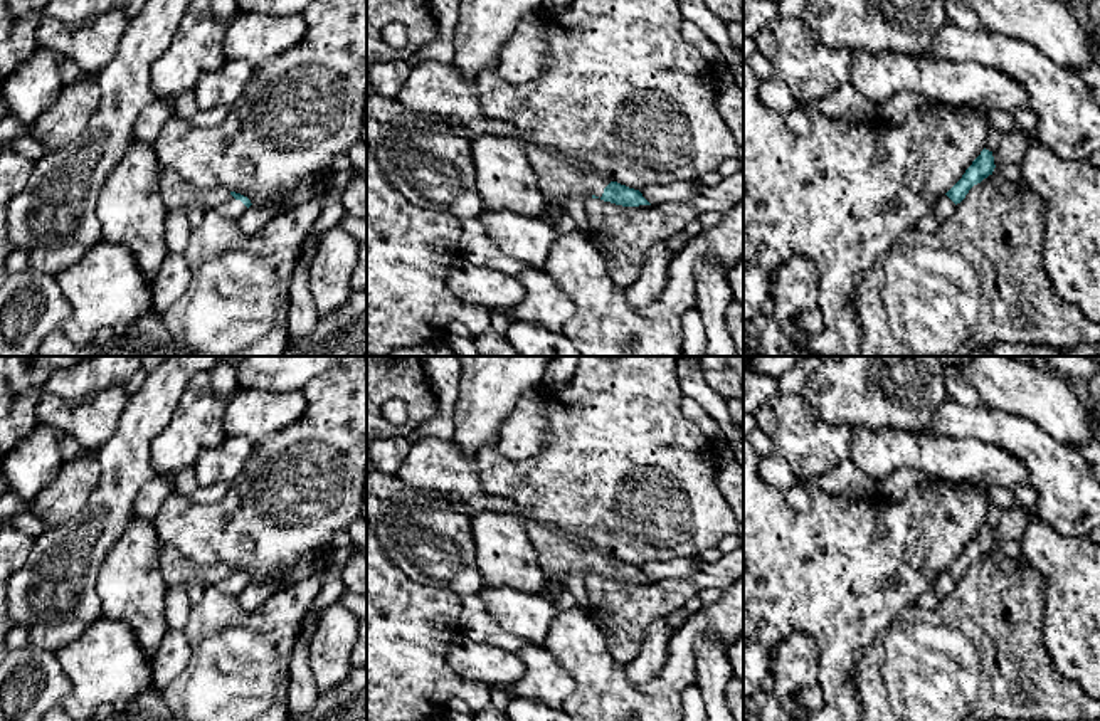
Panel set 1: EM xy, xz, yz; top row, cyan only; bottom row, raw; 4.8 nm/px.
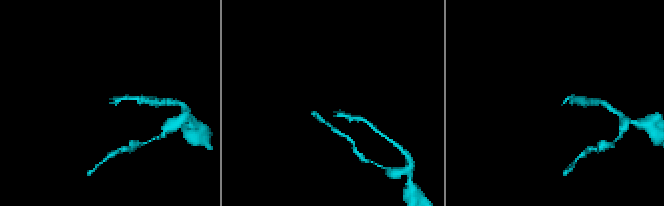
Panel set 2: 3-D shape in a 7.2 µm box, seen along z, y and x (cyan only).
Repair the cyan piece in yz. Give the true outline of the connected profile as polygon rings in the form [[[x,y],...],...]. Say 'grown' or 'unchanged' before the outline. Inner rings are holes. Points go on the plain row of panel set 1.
grown; [[[984,524],[981,531],[972,538],[972,541],[965,546],[962,555],[939,575],[932,590],[939,597],[945,597],[955,587],[955,582],[965,575],[969,566],[992,551],[994,545],[996,541],[992,528]]]

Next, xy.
grown; [[[172,546],[160,550],[160,571],[167,588],[187,588],[190,583],[202,583],[204,588],[214,587],[225,593],[242,593],[252,582],[247,573],[225,565],[200,566]]]

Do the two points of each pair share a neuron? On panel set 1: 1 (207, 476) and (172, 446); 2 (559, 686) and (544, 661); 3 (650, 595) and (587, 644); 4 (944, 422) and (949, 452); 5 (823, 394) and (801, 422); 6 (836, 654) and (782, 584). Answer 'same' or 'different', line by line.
1: different
2: same
3: different
4: different
5: different
6: same

